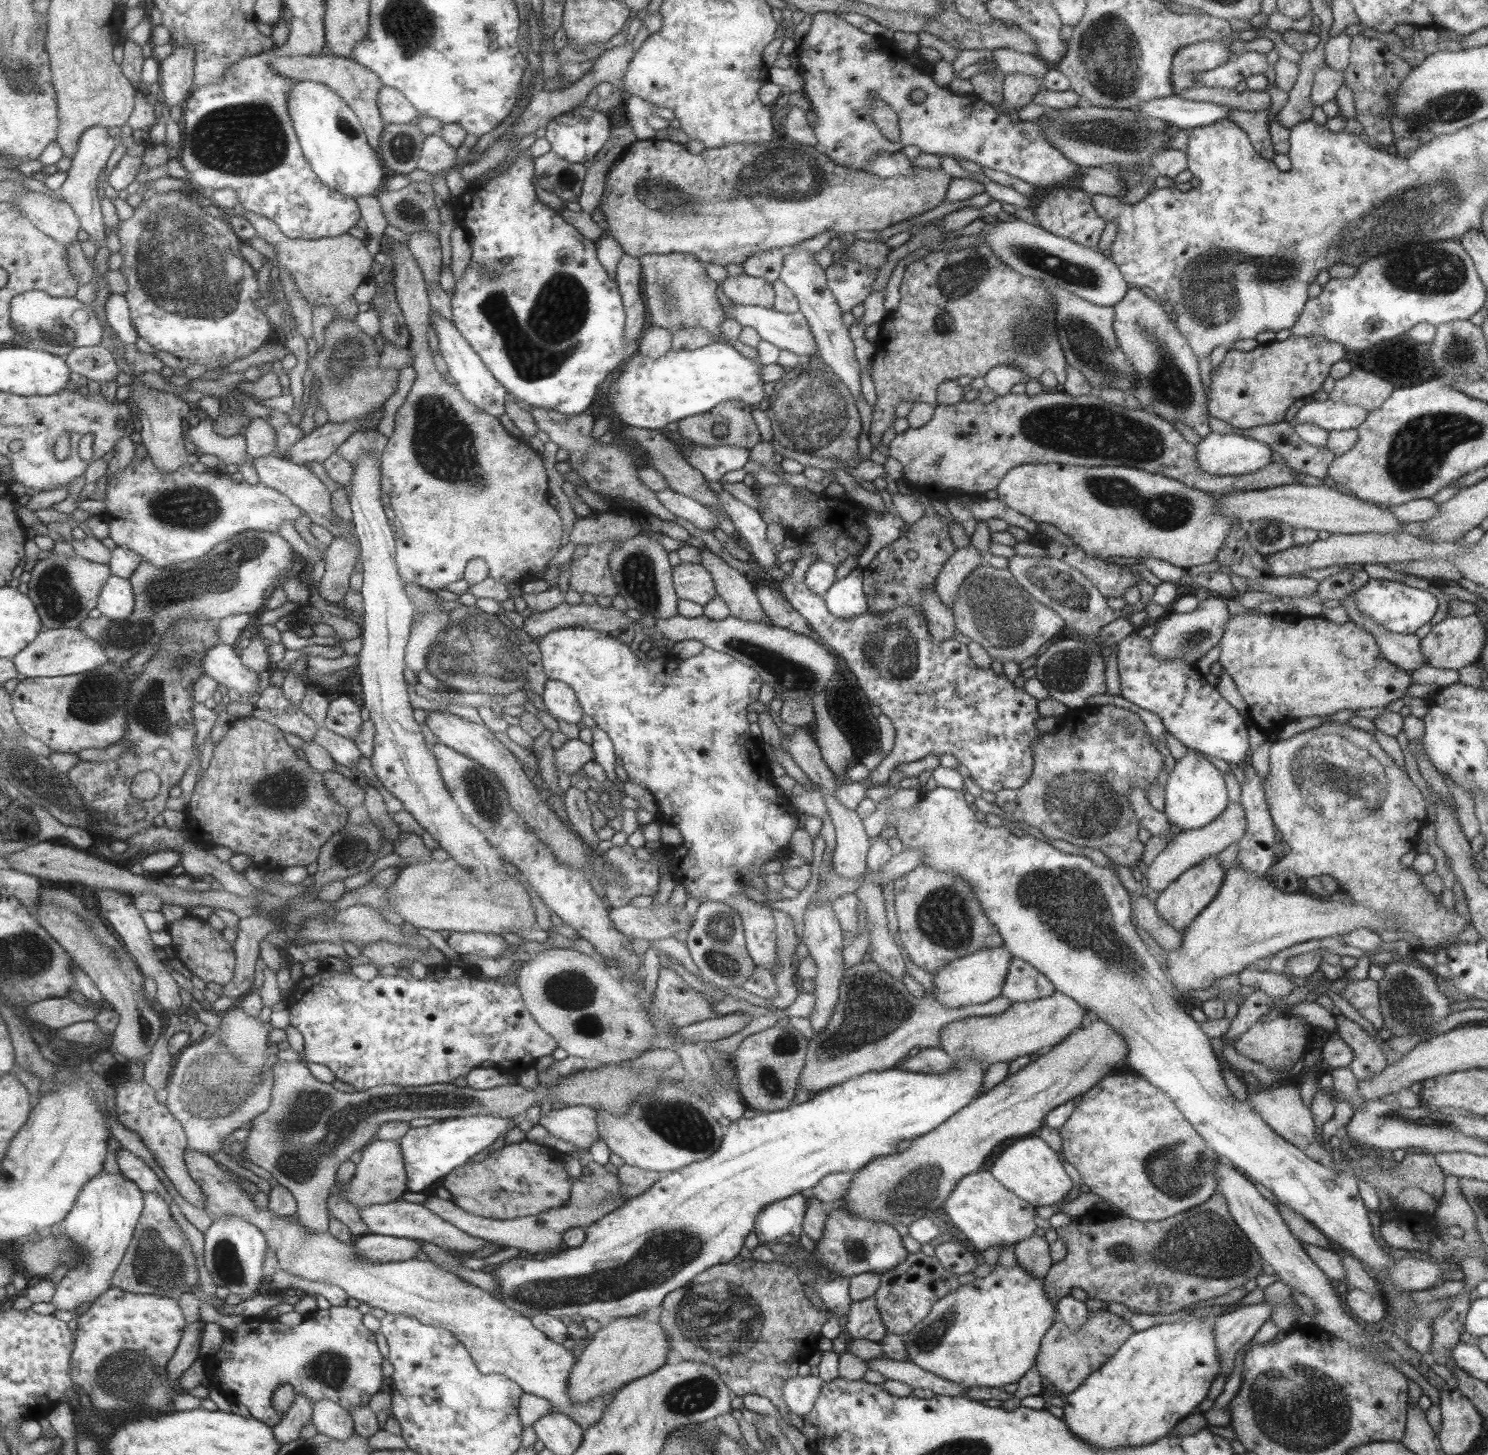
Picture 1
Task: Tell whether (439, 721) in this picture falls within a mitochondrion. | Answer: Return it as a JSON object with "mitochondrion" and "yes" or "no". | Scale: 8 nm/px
{"mitochondrion":"no"}

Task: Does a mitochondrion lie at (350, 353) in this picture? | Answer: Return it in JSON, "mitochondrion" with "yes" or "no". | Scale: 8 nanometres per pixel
{"mitochondrion":"yes"}

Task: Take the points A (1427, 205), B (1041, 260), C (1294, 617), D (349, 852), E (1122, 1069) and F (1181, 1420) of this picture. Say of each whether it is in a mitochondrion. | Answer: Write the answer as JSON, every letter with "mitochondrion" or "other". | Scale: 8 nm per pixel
{"A":"mitochondrion","B":"mitochondrion","C":"other","D":"mitochondrion","E":"other","F":"other"}

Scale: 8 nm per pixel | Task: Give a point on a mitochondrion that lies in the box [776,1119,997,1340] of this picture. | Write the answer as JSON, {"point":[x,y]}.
{"point":[923,1184]}

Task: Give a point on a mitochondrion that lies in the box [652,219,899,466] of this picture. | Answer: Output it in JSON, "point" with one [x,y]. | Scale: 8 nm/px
{"point":[811,409]}

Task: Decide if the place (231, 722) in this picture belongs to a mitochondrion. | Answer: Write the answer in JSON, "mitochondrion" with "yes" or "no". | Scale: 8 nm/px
{"mitochondrion":"no"}

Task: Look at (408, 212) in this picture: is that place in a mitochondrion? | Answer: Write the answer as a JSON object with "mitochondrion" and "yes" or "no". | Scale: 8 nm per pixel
{"mitochondrion":"yes"}

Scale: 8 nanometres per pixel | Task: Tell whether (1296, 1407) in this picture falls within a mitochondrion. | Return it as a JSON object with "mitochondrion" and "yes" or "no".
{"mitochondrion":"yes"}

